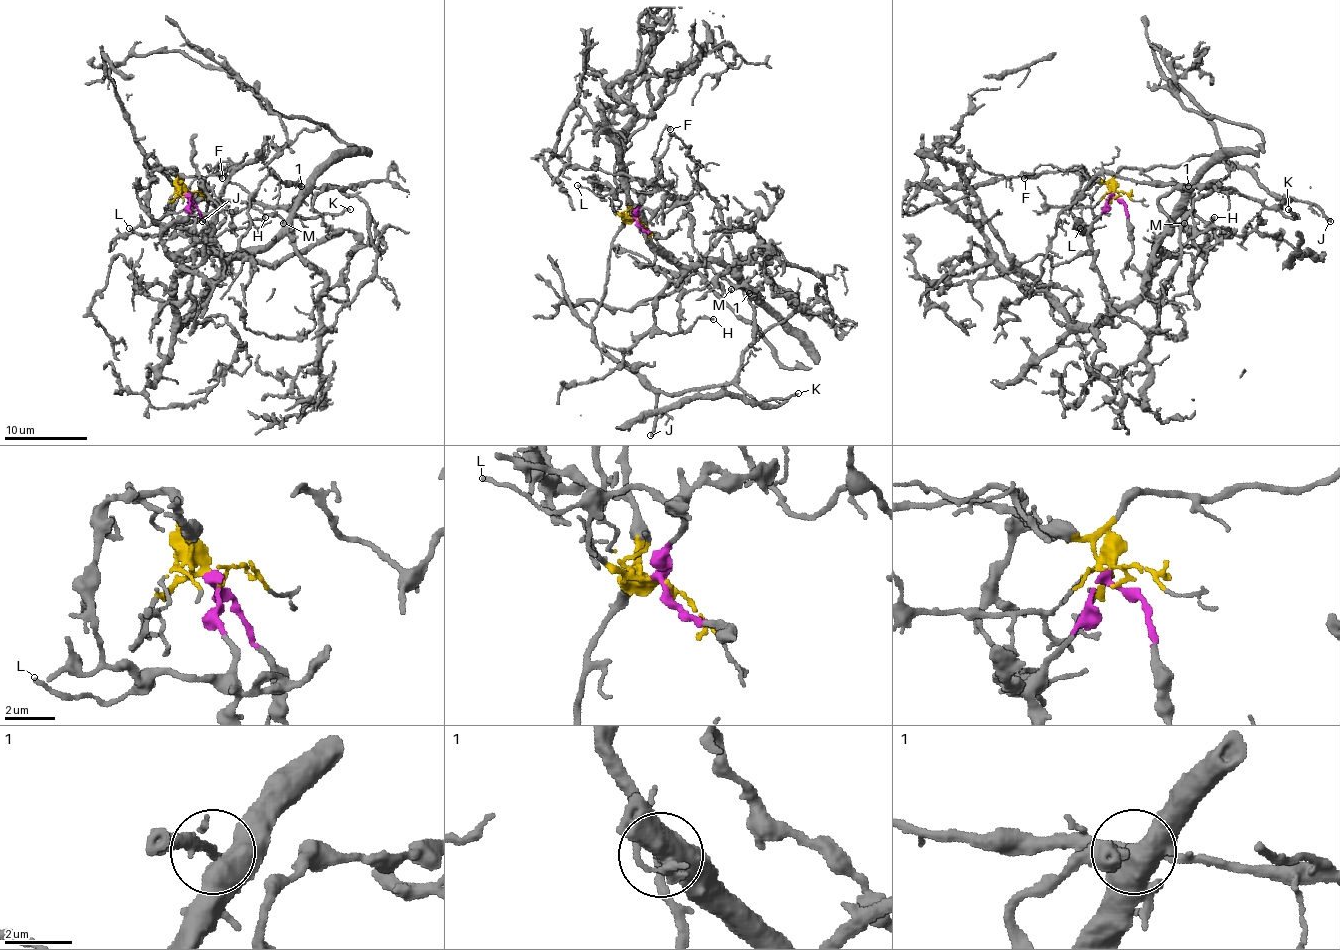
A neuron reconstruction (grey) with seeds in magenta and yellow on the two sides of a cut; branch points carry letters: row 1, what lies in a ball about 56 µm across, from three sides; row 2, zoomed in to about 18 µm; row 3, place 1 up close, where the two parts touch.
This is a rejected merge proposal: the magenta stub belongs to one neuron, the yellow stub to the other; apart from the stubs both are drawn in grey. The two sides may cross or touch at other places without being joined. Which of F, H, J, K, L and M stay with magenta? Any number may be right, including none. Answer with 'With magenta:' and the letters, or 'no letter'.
With magenta: H, L, M

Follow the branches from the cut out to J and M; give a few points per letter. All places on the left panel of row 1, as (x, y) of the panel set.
J: (190, 198), (187, 188), (171, 167), (163, 169), (144, 153), (152, 167), (190, 194), (208, 200), (202, 221)
M: (190, 198), (190, 297), (198, 306), (233, 258), (206, 238), (231, 227), (241, 209), (255, 207), (282, 223)

